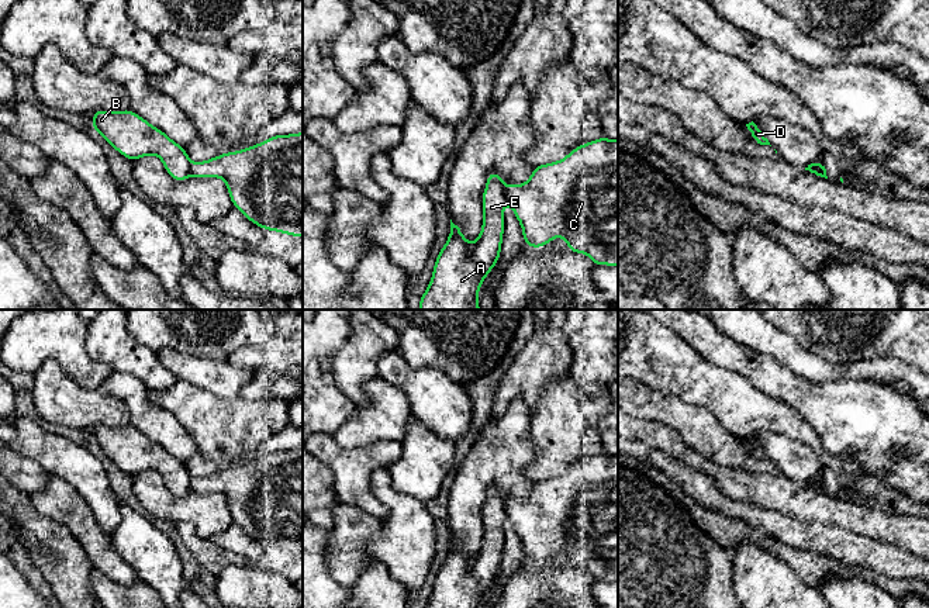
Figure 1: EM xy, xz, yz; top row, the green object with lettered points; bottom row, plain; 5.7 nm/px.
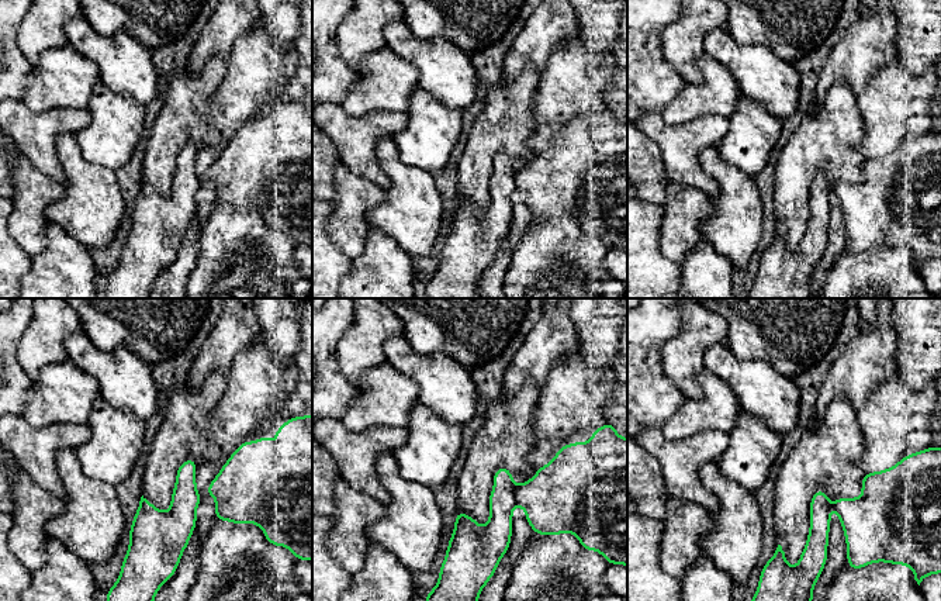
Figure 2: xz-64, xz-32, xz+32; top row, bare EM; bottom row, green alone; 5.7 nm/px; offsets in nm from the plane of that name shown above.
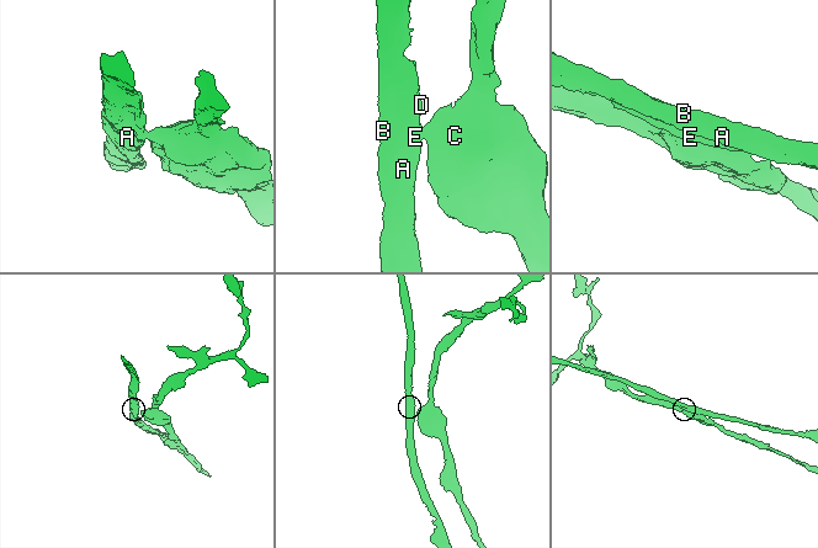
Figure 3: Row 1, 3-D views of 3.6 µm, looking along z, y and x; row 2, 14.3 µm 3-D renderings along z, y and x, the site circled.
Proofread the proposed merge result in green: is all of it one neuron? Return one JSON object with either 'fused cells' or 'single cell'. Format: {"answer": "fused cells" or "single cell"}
{"answer": "fused cells"}

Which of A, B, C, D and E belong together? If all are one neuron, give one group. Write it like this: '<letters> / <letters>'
A B D E / C

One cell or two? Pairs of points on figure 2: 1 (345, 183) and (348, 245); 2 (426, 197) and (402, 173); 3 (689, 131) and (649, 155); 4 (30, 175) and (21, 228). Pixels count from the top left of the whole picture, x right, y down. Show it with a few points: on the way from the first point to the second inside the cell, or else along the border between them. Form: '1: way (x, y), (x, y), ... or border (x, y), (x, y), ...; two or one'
1: way (348, 199), (348, 230); one
2: way (421, 192), (408, 179); one
3: border (642, 131), (660, 149), (663, 169), (668, 179); two
4: way (30, 187), (28, 216); one

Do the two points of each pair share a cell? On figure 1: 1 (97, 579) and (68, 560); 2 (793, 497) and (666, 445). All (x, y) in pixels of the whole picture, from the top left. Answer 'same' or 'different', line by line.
1: different
2: same

